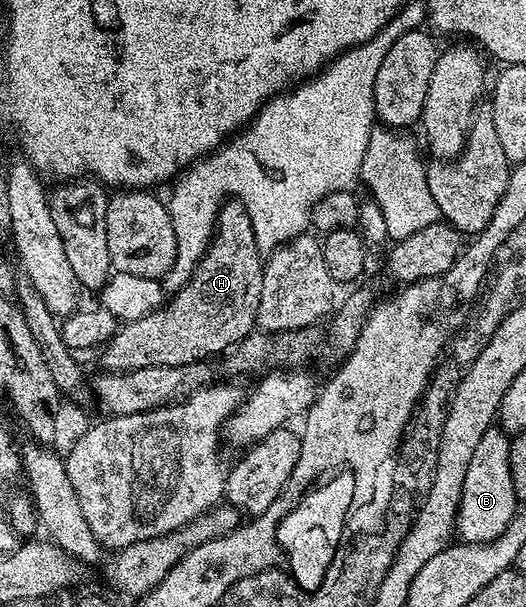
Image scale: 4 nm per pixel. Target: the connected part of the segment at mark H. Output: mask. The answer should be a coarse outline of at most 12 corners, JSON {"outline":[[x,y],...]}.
{"outline":[[229,198],[190,281],[124,323],[110,372],[185,367],[257,330],[264,259]]}

